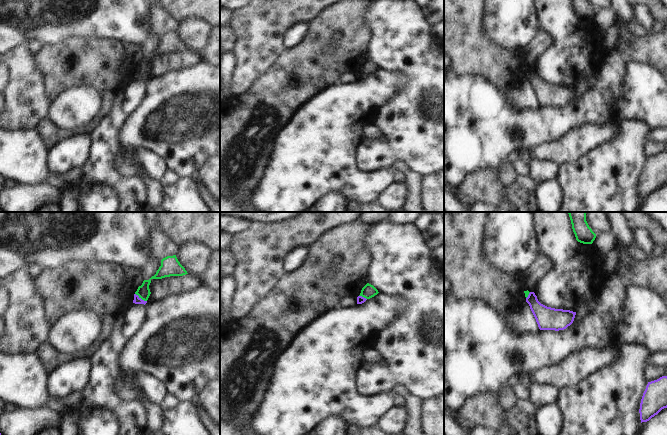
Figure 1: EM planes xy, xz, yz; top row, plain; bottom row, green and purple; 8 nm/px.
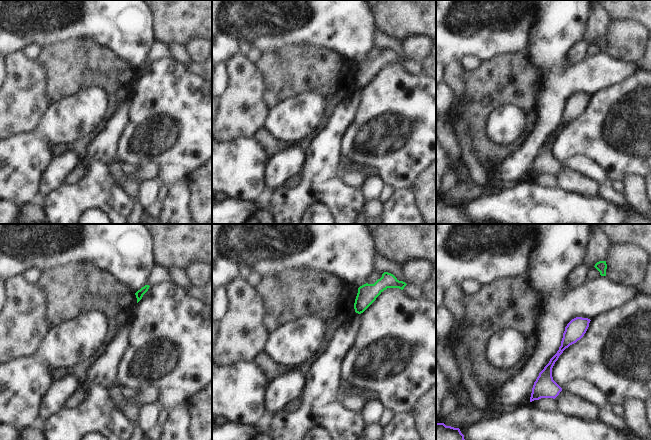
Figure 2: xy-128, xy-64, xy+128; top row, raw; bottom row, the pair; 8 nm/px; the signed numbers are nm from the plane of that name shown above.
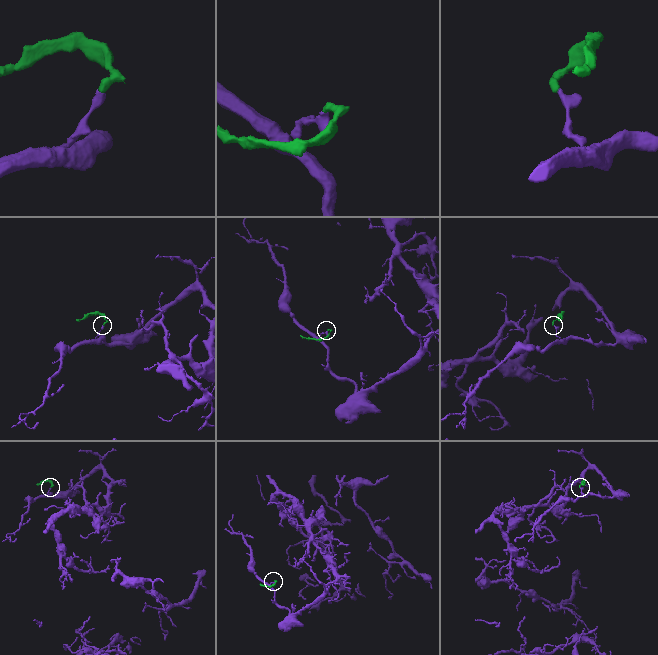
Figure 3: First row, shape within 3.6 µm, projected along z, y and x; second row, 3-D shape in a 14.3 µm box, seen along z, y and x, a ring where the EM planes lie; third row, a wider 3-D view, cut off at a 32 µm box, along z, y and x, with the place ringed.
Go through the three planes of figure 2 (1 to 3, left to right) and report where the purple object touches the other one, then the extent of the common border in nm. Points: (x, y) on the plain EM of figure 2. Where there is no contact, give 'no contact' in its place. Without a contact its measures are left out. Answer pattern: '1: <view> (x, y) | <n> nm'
1: no contact
2: no contact
3: no contact

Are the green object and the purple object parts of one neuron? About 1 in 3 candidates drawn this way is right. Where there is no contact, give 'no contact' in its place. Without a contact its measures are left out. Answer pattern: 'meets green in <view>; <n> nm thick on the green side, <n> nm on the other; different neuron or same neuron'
meets green in xy; 110 nm thick on the green side, 60 nm on the other; different neuron

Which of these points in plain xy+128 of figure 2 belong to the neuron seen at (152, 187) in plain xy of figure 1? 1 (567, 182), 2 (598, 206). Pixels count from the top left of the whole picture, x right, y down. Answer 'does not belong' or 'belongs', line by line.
1: belongs
2: does not belong

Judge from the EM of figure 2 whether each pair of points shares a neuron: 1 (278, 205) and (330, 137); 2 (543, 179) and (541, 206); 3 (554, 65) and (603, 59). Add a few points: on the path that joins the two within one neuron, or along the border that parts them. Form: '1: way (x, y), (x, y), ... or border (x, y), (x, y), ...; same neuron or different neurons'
1: way (297, 194), (319, 172), (322, 156); same neuron
2: border (528, 179), (535, 184), (545, 187), (556, 187); different neurons
3: way (566, 71), (591, 71); same neuron

